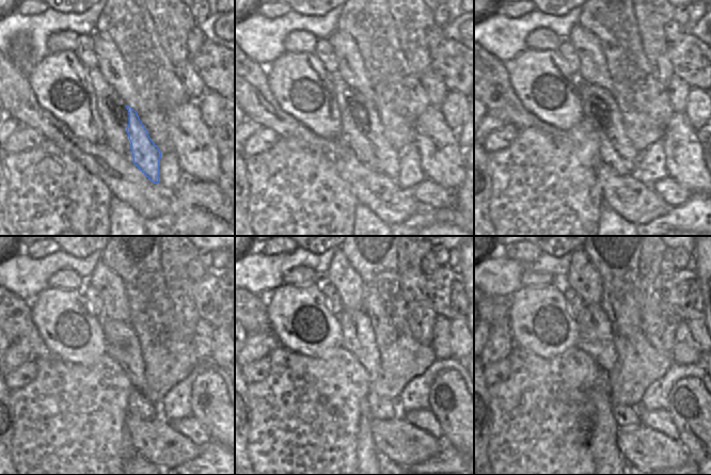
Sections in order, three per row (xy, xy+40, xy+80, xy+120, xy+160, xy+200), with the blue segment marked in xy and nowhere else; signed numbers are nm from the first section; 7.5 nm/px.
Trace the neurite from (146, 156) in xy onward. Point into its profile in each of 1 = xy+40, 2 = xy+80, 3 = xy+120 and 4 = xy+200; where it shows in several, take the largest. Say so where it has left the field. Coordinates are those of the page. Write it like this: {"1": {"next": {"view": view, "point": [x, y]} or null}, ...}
{"1": {"next": {"view": "xy+40", "point": [388, 158]}}, "2": {"next": {"view": "xy+80", "point": [614, 129]}}, "3": {"next": {"view": "xy+120", "point": [125, 345]}}, "4": {"next": {"view": "xy+200", "point": [596, 338]}}}

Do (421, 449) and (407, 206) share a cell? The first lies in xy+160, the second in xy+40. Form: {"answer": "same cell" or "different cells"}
{"answer": "same cell"}

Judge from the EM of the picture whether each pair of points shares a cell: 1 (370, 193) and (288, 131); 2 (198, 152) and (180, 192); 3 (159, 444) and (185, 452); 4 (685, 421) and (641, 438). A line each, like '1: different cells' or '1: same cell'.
1: same cell
2: different cells
3: same cell
4: different cells

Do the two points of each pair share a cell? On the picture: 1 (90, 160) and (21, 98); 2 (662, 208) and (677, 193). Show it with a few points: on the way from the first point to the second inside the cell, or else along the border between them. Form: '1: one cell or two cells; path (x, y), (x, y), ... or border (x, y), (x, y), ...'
1: one cell; path (73, 146), (37, 115)
2: two cells; border (651, 186), (670, 207)

